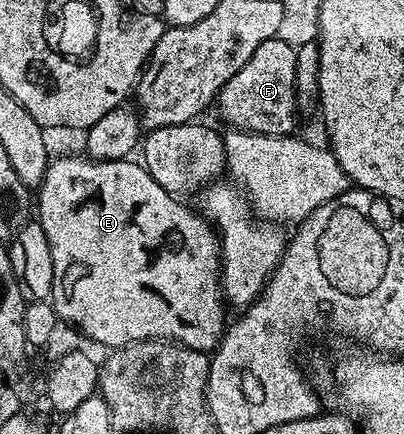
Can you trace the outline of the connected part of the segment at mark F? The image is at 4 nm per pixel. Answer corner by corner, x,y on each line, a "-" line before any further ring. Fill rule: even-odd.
276,36
265,40
265,44
249,56
245,68
241,68
225,88
221,88
217,99
219,114
228,122
228,127
257,134
291,136
296,133
295,53
294,45
290,46
283,36

